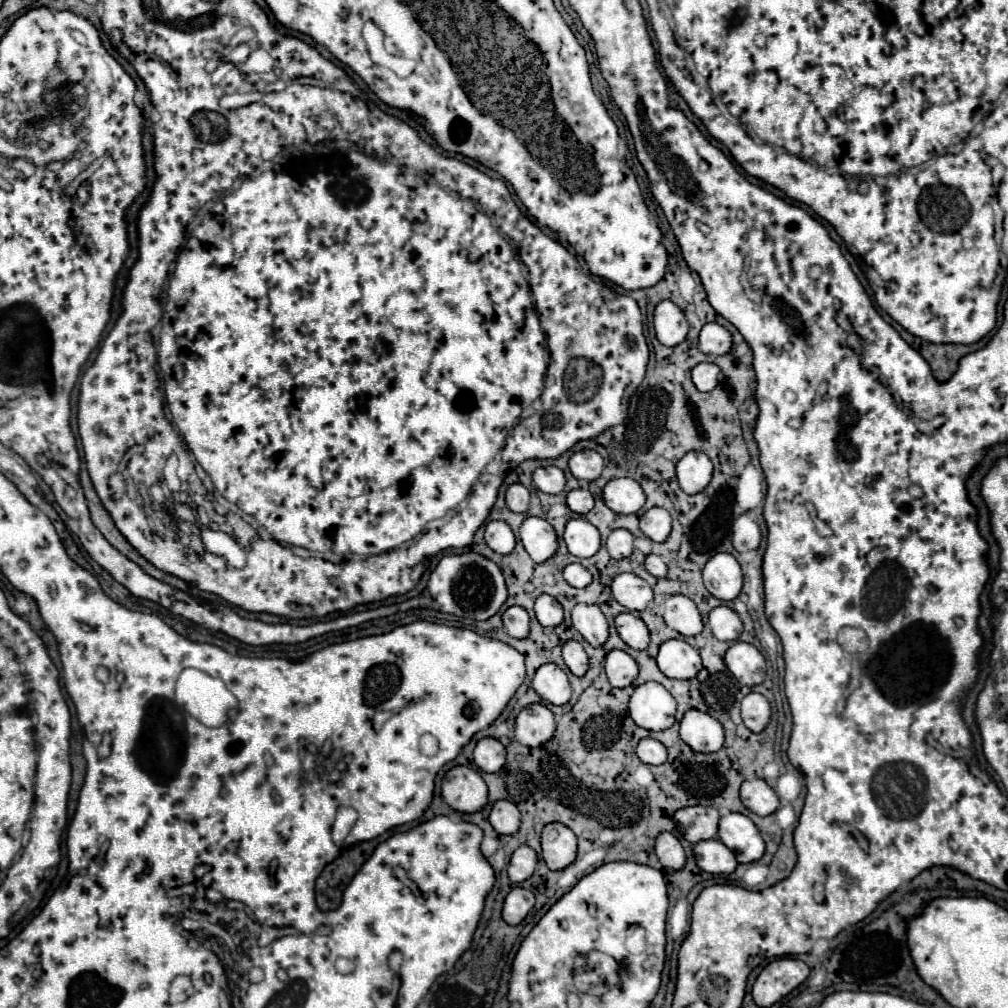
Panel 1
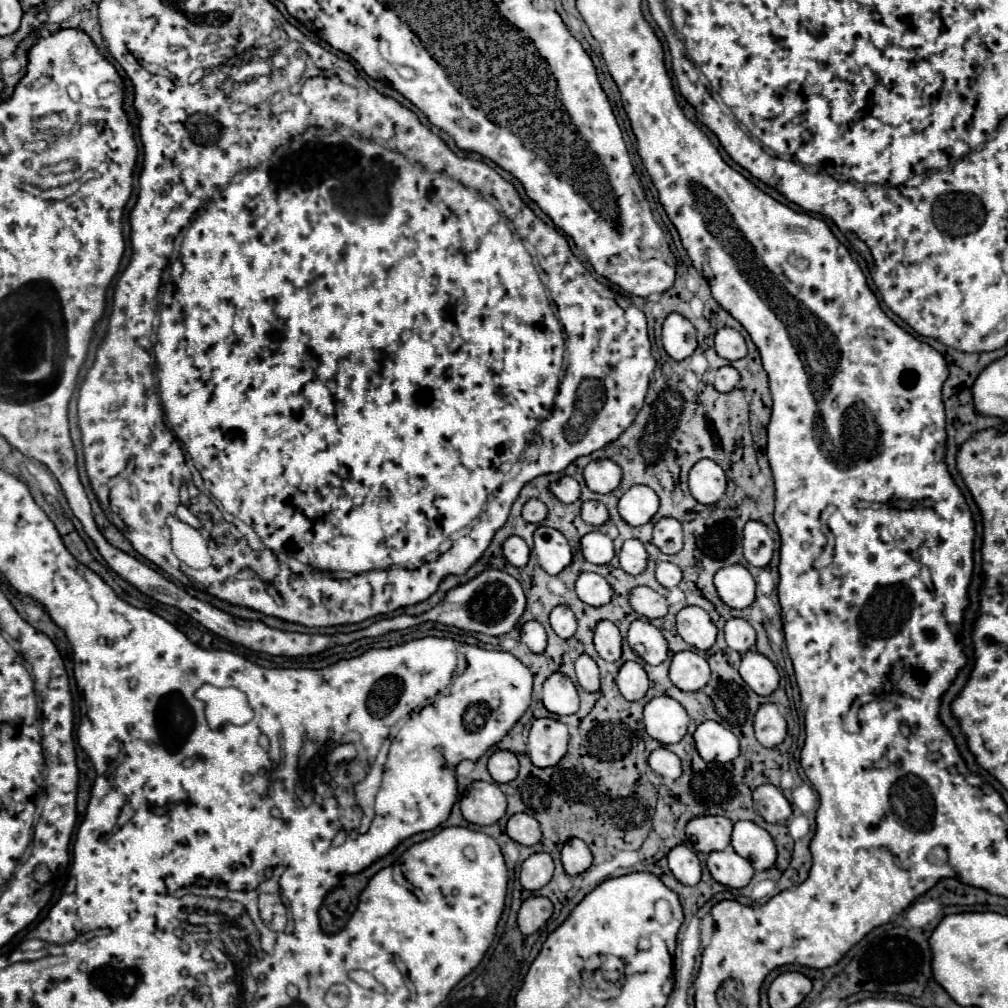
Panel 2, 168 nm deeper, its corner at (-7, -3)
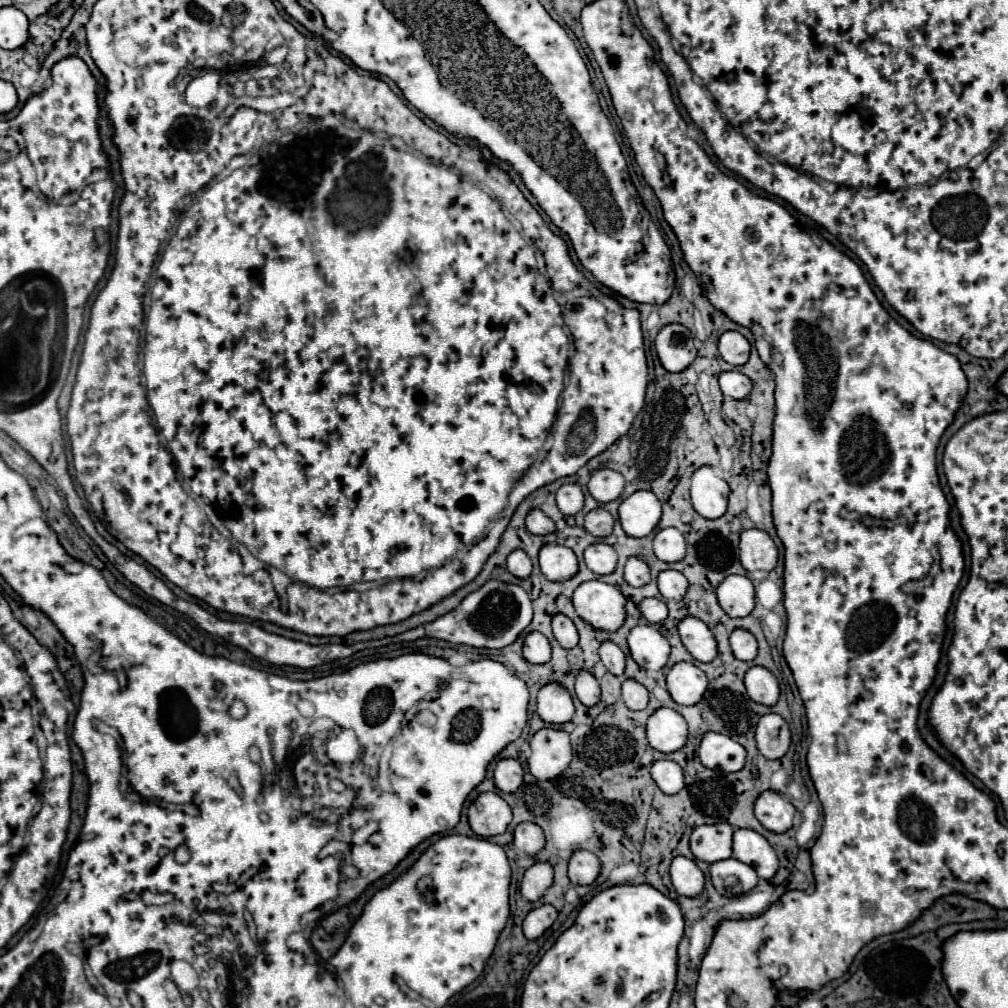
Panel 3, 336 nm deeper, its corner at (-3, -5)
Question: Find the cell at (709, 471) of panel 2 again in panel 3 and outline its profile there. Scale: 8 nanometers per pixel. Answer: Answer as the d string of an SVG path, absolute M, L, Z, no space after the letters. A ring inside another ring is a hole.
M700 467L694 471L690 495L694 509L702 517L706 519L722 517L726 513L728 493L730 493L728 483L712 467Z

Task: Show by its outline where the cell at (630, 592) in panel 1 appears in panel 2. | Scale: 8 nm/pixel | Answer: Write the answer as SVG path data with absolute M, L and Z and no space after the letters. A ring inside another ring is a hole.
M650 587L634 589L632 597L630 597L630 605L636 609L636 613L640 613L640 615L644 615L648 619L666 617L666 613L668 613L666 597L662 597L660 593L656 593Z

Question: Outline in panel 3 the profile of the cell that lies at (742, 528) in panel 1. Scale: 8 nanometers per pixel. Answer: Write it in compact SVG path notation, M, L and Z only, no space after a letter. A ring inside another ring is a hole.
M746 529L740 535L740 563L746 571L772 571L776 561L778 549L766 531Z

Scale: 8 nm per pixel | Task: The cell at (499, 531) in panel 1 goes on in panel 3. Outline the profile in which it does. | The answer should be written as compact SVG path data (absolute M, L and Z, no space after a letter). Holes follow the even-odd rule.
M520 549L512 551L512 553L508 555L506 563L508 563L508 571L510 571L514 577L518 577L518 579L526 579L526 577L530 575L530 571L532 571L532 563L530 563L528 555L526 555L524 551L520 551Z

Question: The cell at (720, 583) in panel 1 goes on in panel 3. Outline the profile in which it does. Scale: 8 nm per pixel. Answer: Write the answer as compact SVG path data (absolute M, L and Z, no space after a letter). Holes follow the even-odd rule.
M728 575L716 593L720 607L730 617L746 617L754 609L754 585L746 575Z

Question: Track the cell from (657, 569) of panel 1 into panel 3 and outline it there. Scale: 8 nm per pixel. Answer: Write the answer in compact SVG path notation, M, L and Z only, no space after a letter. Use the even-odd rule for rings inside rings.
M670 569L668 571L660 571L658 589L660 589L664 599L680 601L684 597L684 593L686 593L686 587L688 587L688 581L680 571L670 571Z

